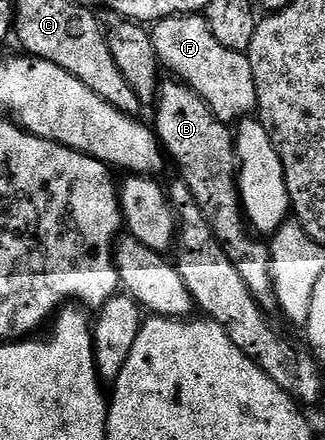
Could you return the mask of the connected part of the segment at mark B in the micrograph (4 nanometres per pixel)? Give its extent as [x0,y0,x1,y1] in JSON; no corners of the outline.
[153,78,281,313]

